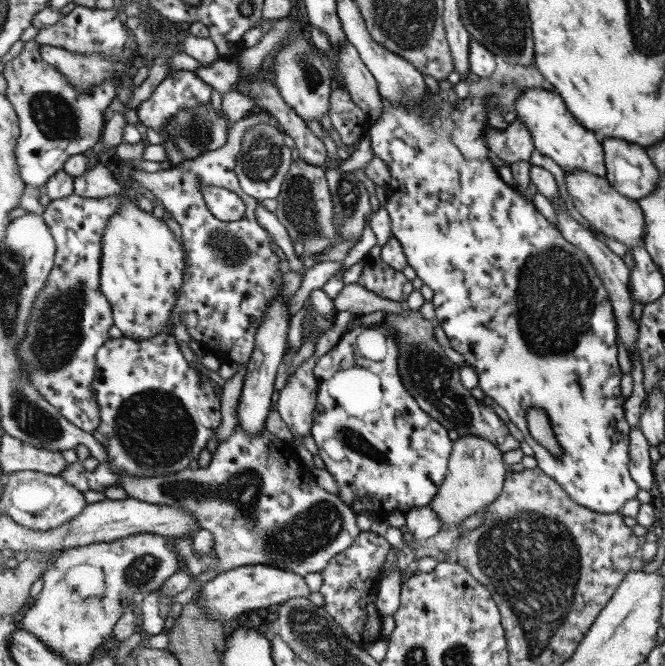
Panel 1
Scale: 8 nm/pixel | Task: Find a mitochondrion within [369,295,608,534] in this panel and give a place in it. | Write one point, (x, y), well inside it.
(427, 366)

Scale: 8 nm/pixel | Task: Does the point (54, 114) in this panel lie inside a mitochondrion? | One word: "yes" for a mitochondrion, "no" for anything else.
yes

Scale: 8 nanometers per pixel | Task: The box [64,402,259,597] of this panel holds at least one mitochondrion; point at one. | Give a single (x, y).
(142, 570)

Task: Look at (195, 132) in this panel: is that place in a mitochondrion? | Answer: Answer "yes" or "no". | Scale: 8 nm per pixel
yes

